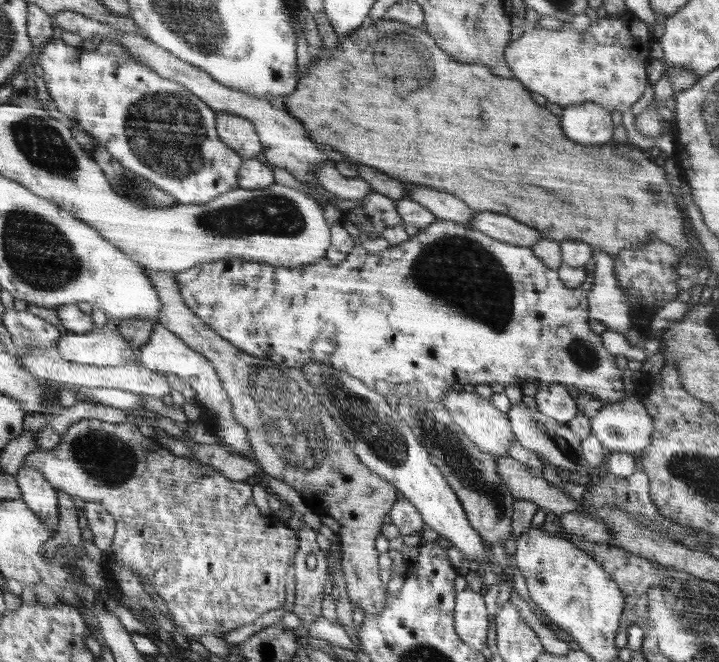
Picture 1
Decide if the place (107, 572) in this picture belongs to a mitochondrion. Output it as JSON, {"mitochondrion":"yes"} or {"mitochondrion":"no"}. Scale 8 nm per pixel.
{"mitochondrion":"no"}

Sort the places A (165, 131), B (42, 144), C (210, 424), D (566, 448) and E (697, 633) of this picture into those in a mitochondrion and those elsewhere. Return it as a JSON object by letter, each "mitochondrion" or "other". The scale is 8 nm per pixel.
{"A":"mitochondrion","B":"mitochondrion","C":"other","D":"mitochondrion","E":"mitochondrion"}

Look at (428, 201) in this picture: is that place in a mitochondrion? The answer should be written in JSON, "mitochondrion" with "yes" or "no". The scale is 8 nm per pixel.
{"mitochondrion":"no"}

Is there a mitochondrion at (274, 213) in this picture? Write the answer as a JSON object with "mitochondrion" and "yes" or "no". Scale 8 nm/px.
{"mitochondrion":"yes"}

